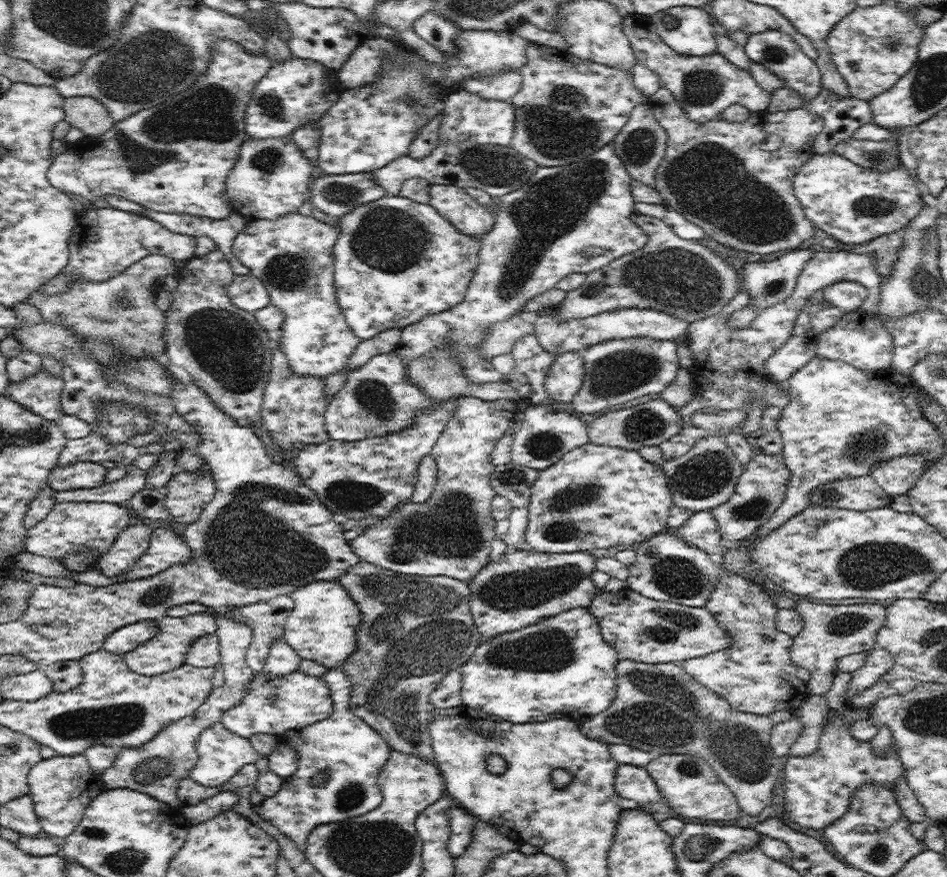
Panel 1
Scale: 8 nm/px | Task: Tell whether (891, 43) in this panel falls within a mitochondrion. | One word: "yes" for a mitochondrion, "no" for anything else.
yes

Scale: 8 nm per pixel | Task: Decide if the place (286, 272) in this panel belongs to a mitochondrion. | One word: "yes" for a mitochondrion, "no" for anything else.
yes

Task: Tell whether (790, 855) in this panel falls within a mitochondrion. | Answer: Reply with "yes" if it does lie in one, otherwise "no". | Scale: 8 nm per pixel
no

